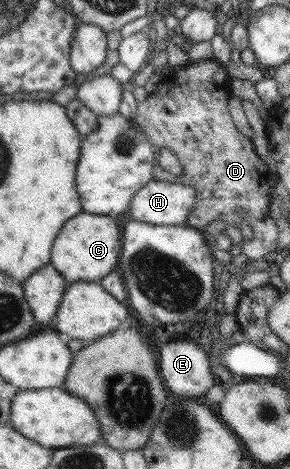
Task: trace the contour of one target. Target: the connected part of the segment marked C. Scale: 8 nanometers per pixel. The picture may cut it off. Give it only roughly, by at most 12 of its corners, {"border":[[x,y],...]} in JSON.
{"border":[[81,211],[59,230],[50,263],[99,282],[123,249],[121,225]]}

